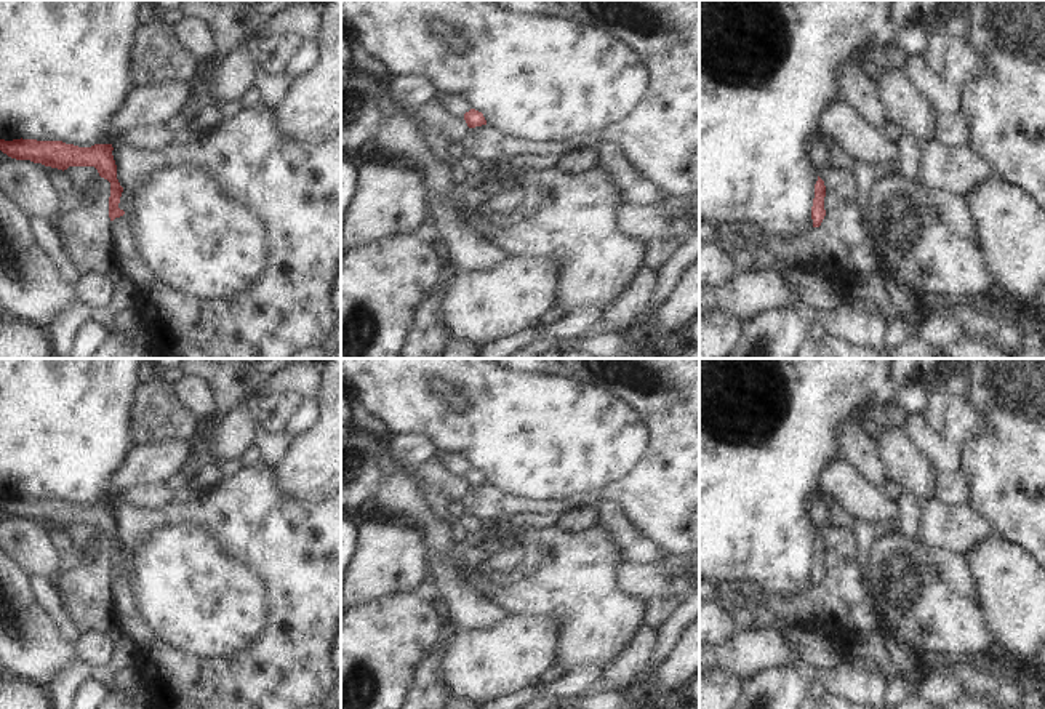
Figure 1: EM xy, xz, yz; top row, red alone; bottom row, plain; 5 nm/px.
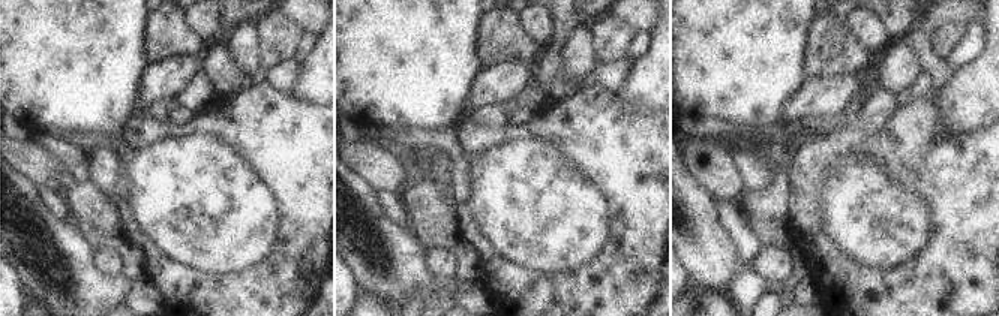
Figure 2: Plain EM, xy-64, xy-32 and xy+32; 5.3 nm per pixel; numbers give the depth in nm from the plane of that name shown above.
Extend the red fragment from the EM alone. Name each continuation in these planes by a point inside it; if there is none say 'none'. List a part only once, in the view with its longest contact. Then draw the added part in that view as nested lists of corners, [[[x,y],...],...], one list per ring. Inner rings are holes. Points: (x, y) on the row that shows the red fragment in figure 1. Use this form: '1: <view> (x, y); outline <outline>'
none

